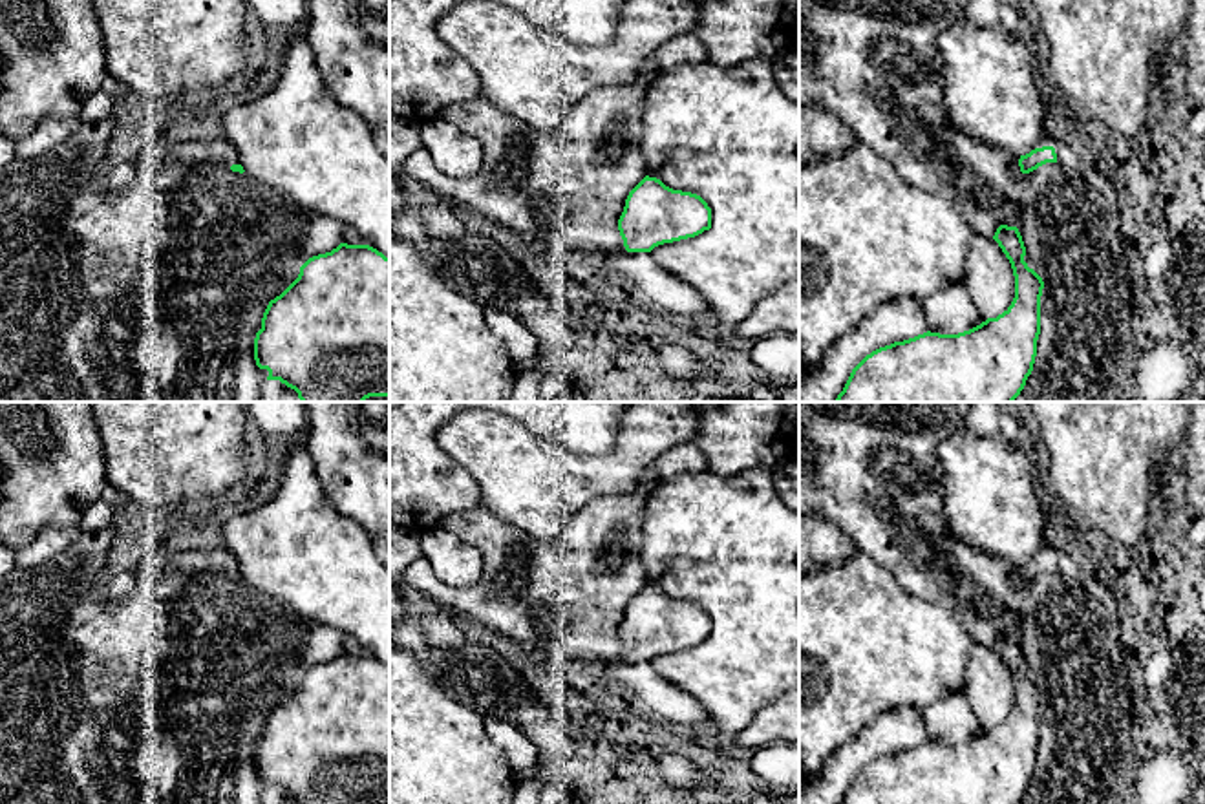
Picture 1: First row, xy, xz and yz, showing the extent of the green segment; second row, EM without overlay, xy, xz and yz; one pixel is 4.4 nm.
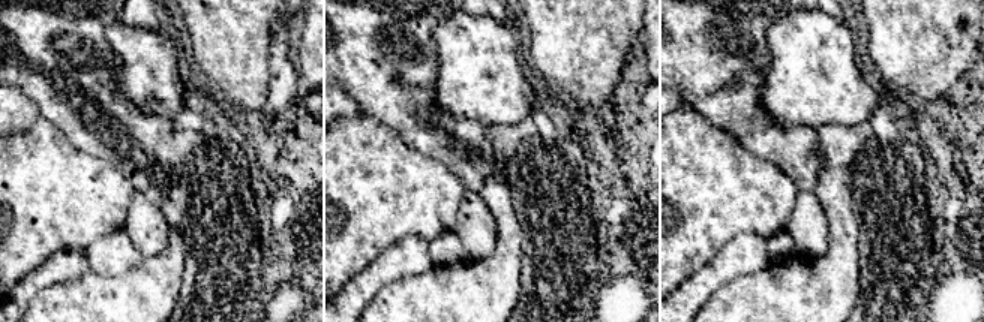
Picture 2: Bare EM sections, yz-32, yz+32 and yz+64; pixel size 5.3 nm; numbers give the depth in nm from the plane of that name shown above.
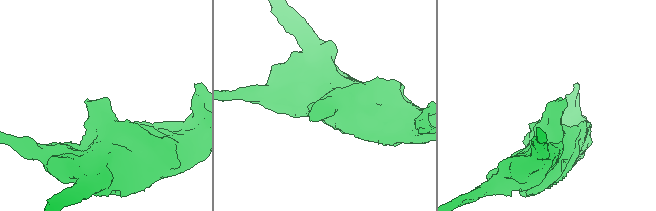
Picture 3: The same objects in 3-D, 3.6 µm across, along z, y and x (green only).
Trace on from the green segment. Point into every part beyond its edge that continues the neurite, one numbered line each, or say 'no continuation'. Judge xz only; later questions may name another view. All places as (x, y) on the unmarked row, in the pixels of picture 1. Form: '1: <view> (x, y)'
no continuation

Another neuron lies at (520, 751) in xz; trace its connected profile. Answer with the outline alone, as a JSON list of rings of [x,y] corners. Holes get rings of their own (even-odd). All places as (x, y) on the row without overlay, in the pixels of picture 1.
[[[485,716],[485,729],[488,738],[505,753],[512,771],[536,766],[538,751],[519,725],[501,718]]]

